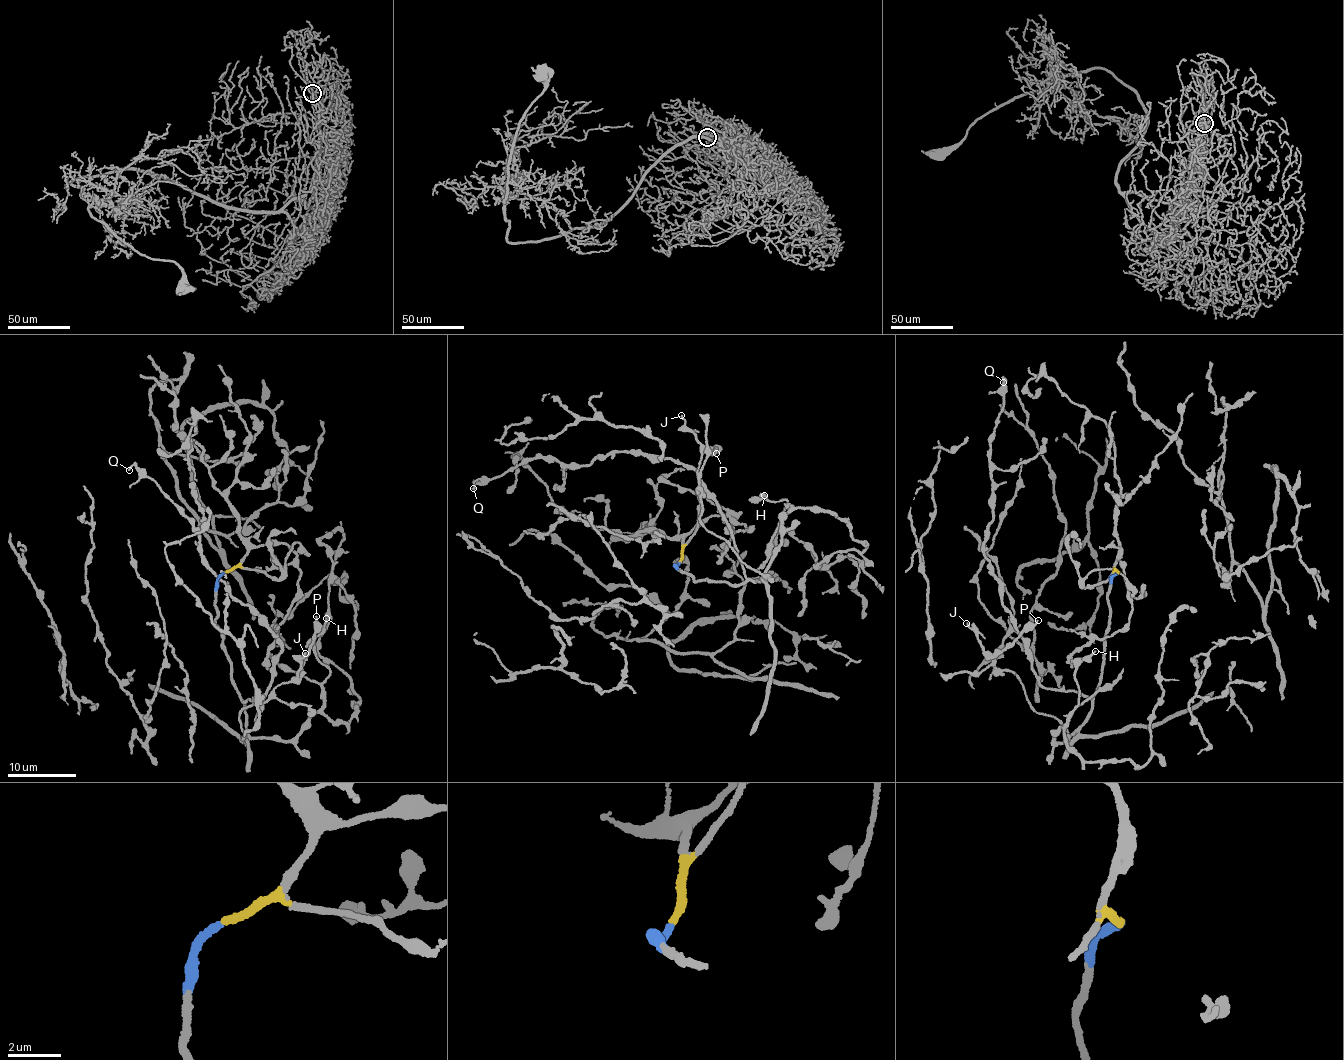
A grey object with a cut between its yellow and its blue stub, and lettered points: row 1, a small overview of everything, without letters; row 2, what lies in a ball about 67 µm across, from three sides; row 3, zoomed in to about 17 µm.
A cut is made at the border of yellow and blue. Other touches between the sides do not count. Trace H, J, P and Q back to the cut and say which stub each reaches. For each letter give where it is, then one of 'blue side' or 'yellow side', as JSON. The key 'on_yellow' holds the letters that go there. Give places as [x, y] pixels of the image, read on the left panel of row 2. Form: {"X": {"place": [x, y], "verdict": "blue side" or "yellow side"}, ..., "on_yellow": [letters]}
{"H": {"place": [326, 618], "verdict": "blue side"}, "J": {"place": [305, 653], "verdict": "blue side"}, "P": {"place": [316, 616], "verdict": "blue side"}, "Q": {"place": [129, 470], "verdict": "blue side"}, "on_yellow": []}

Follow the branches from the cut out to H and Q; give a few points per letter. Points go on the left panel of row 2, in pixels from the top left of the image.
H: (224, 572), (216, 585), (216, 626), (251, 737), (289, 739), (321, 707), (330, 668), (315, 642), (325, 618)
Q: (224, 572), (216, 626), (240, 700), (260, 704), (280, 639), (213, 574), (193, 520), (134, 465), (128, 470)

